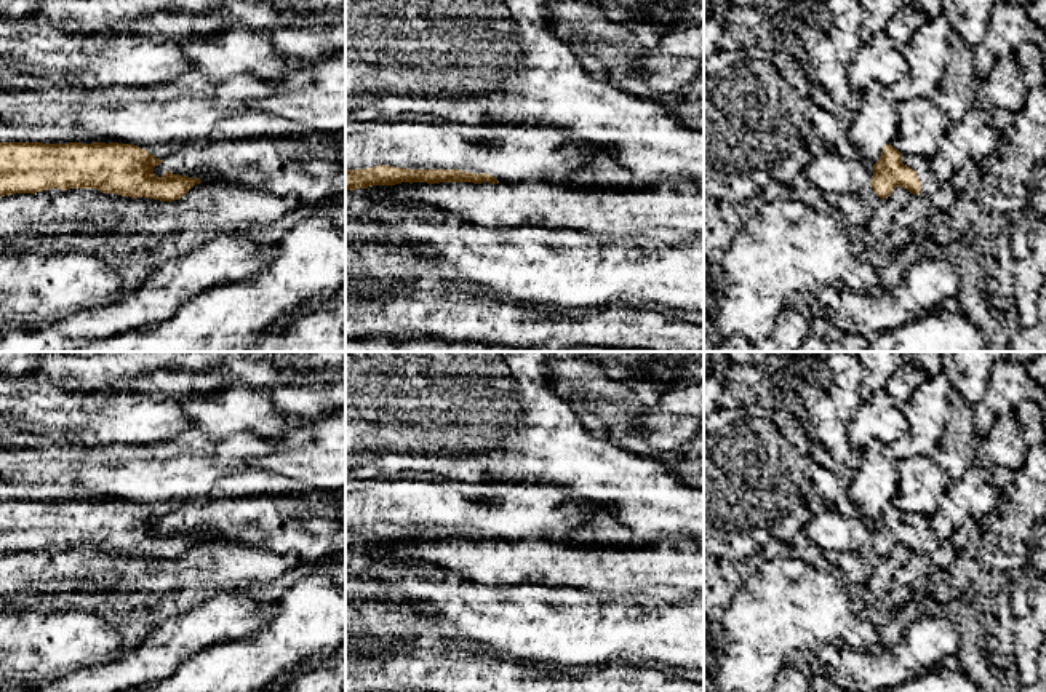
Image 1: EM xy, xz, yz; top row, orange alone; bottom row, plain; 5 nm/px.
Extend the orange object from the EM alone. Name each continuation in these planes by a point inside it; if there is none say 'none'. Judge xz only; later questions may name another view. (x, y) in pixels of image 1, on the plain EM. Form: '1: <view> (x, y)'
none

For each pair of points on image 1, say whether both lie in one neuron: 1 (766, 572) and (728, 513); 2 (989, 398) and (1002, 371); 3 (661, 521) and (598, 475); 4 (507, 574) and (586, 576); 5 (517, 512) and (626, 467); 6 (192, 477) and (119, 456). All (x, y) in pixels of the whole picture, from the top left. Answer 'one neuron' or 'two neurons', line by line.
1: two neurons
2: one neuron
3: one neuron
4: one neuron
5: two neurons
6: two neurons

